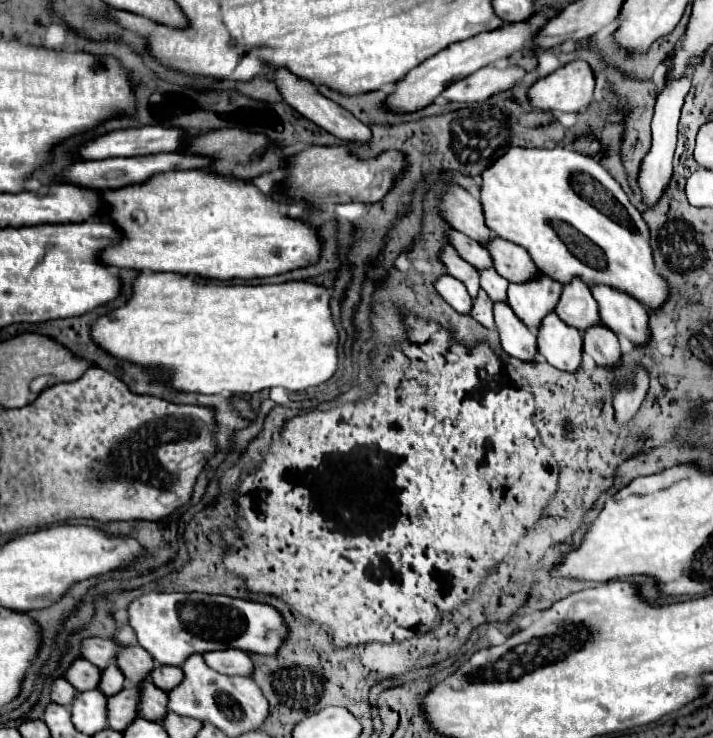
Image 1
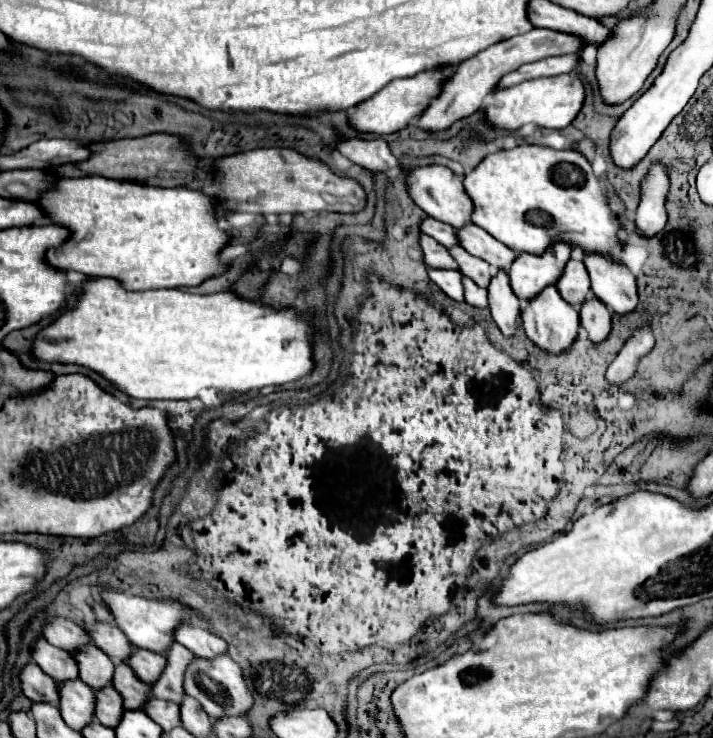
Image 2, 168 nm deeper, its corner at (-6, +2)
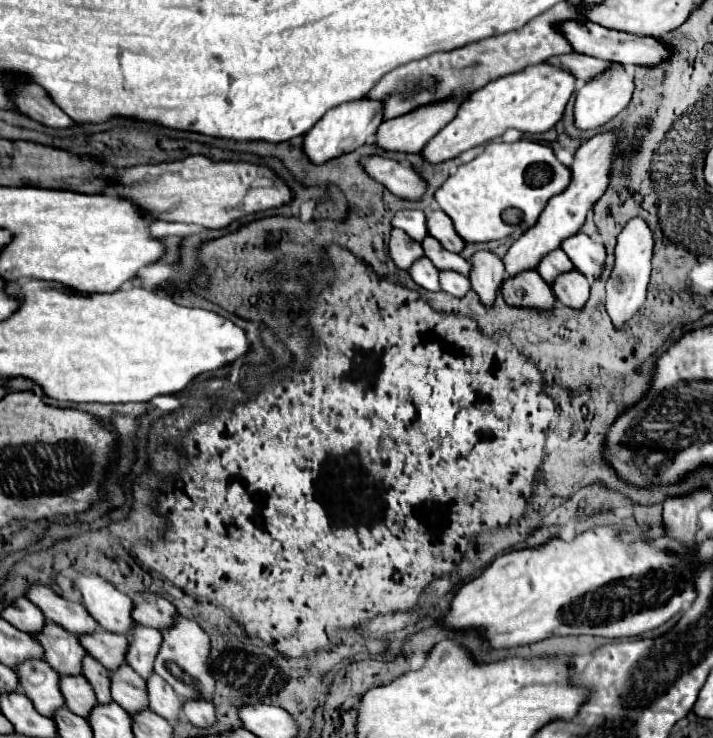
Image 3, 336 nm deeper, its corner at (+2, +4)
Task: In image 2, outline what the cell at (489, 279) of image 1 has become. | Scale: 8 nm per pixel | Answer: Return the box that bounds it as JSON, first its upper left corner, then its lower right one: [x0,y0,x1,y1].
[450,248,494,288]

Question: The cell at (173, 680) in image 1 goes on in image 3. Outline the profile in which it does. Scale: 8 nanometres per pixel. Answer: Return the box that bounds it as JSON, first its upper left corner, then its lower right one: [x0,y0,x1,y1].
[76,628,128,670]

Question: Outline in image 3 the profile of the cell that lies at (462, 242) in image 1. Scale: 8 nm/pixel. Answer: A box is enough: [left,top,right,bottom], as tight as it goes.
[392,210,428,240]

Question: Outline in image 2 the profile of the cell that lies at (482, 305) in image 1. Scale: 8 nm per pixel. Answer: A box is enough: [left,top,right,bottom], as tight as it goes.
[464,278,488,308]

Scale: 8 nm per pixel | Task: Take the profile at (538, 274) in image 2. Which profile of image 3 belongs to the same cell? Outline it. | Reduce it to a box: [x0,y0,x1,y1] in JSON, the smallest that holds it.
[504,132,614,274]

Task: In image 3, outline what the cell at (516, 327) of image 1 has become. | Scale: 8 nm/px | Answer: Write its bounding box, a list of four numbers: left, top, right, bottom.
[470,250,506,306]

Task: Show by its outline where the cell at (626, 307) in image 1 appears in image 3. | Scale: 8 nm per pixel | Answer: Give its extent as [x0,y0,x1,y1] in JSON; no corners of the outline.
[562,232,606,276]

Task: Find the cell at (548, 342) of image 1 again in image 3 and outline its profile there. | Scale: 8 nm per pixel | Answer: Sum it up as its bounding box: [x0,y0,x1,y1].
[502,270,556,308]

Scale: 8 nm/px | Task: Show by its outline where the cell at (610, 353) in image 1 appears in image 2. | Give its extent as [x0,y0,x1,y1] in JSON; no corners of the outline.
[580,300,612,344]

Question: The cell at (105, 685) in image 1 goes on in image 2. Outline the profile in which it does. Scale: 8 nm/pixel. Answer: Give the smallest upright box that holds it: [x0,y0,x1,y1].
[76,644,114,690]

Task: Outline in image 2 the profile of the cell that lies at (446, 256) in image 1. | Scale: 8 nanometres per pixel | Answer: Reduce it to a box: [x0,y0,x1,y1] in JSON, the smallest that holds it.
[420,236,458,270]

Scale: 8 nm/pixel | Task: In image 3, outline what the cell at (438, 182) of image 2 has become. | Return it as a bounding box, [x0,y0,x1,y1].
[364,156,426,200]

